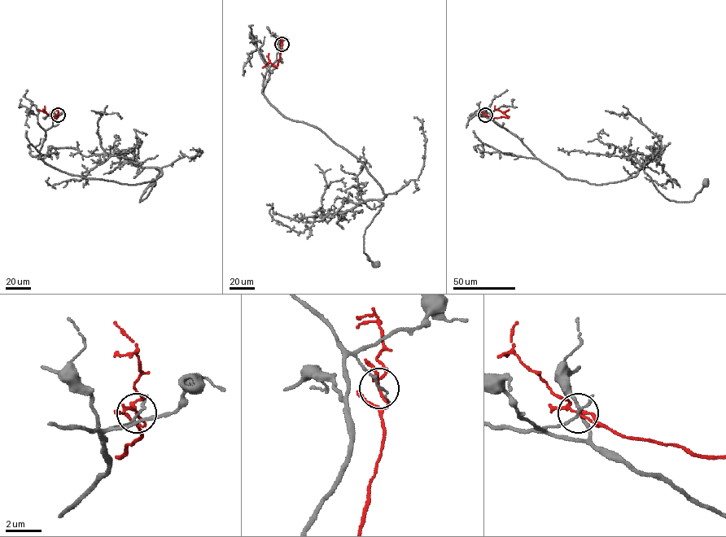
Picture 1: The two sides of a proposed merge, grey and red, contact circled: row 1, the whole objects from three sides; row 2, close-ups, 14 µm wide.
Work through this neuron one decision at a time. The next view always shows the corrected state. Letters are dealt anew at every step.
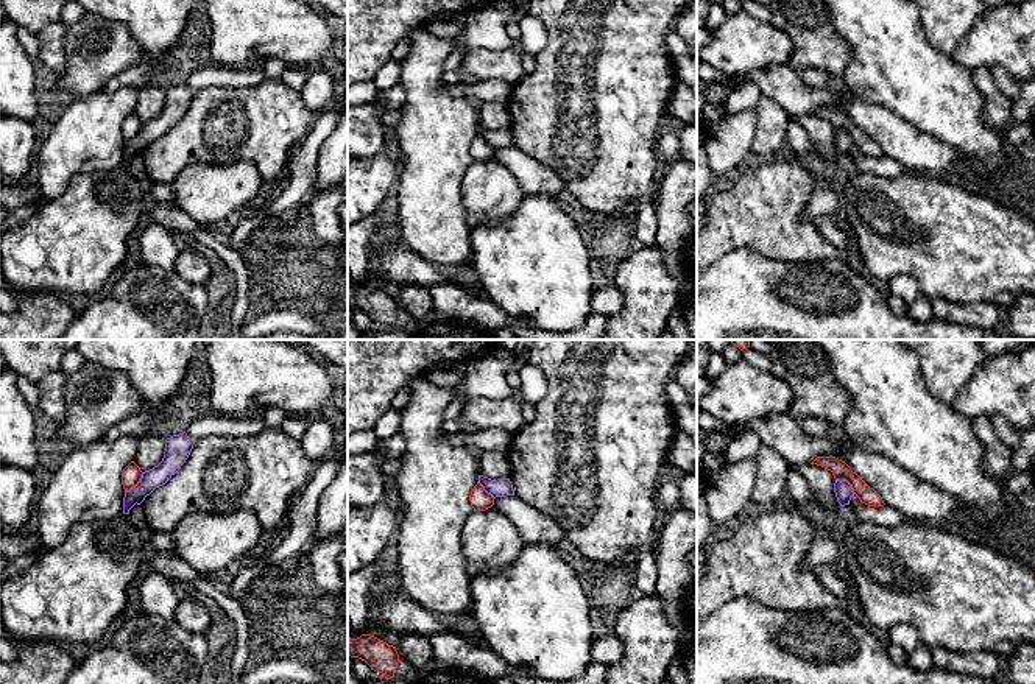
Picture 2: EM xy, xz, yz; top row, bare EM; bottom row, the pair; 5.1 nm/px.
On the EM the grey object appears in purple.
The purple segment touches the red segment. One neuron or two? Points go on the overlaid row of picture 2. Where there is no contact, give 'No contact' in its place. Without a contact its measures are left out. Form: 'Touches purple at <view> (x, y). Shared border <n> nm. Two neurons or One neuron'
Touches purple at xy (137, 483). Shared border 150 nm. Two neurons

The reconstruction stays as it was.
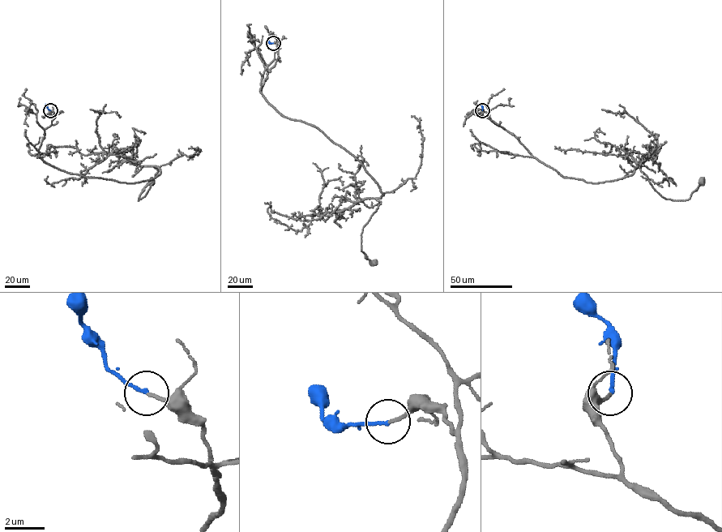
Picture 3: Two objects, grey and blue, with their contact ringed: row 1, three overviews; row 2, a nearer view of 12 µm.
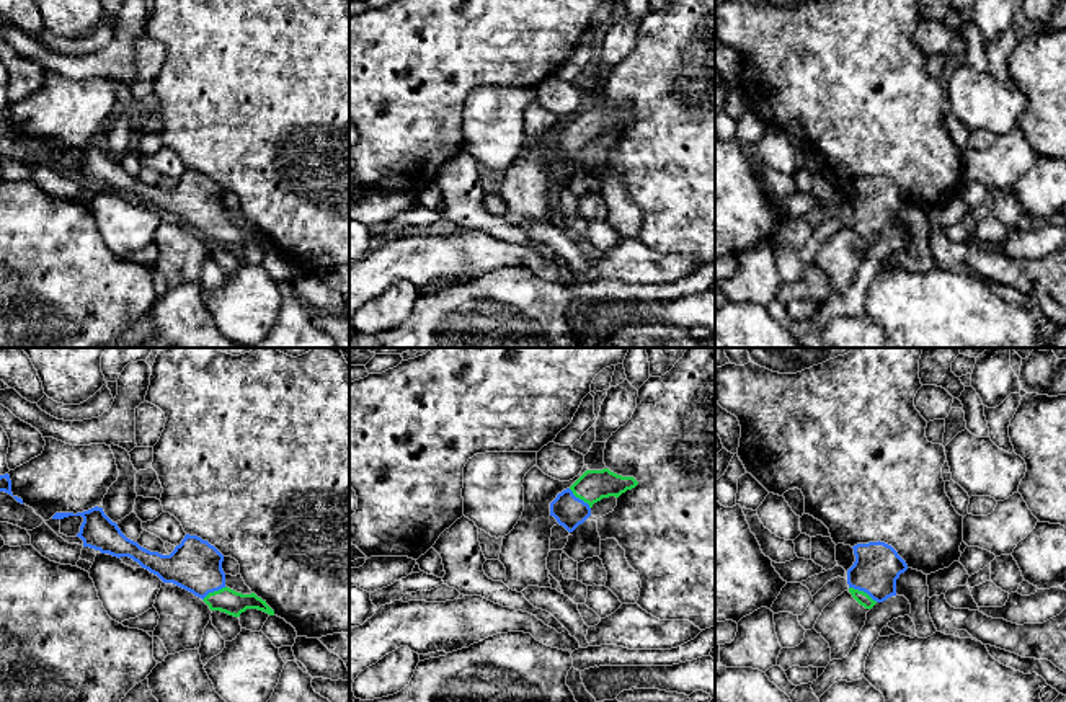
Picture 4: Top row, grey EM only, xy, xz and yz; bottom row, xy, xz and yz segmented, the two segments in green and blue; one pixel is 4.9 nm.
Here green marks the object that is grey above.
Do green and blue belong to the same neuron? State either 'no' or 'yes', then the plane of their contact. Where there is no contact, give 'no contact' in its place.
yes | yz

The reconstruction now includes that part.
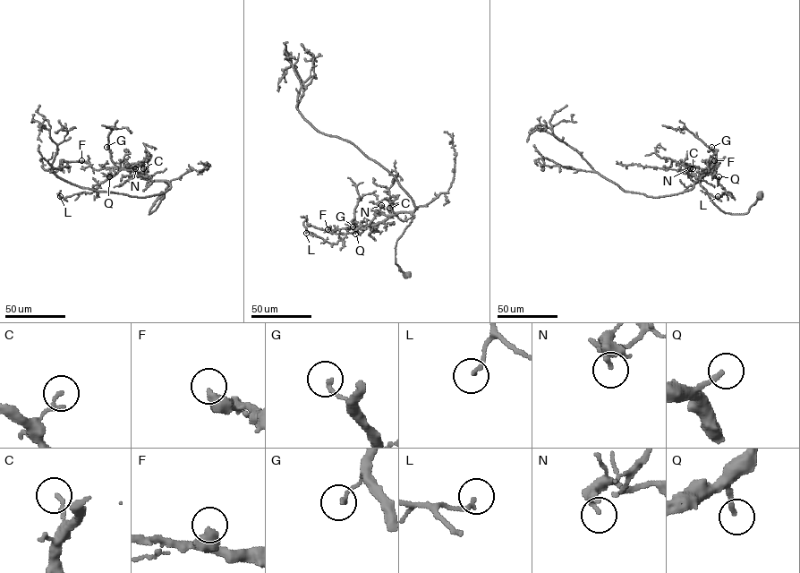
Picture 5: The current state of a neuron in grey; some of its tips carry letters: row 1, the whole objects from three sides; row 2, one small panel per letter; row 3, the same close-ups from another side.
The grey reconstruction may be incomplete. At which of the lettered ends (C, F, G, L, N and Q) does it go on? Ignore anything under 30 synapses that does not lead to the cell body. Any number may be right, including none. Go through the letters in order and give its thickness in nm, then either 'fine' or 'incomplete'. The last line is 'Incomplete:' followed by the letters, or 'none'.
C: 180 nm thick; fine
F: 480 nm thick; fine
G: 170 nm thick; fine
L: 180 nm thick; fine
N: 170 nm thick; fine
Q: 200 nm thick; incomplete
Incomplete: Q

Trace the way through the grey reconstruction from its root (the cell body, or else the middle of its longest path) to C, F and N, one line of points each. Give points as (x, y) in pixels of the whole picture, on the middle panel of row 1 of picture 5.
C: (408, 274), (404, 273), (395, 263), (395, 246), (414, 216), (407, 212), (391, 215), (389, 208)
F: (408, 274), (395, 263), (395, 246), (414, 217), (409, 212), (334, 233), (327, 229)
N: (408, 274), (404, 273), (395, 263), (395, 246), (414, 216), (407, 212), (384, 215), (379, 211), (381, 205)

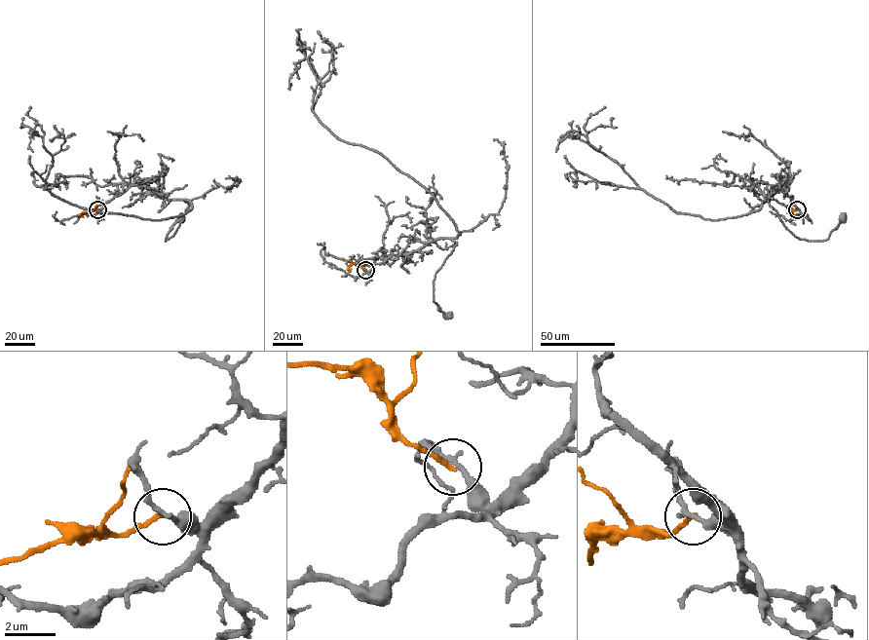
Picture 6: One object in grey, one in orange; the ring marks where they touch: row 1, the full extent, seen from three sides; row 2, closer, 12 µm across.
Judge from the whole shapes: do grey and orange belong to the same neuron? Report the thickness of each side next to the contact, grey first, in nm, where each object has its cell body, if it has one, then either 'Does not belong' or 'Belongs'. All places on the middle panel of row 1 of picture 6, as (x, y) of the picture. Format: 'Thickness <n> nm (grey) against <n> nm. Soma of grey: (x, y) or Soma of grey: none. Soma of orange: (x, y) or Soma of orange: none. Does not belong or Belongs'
Thickness 200 nm (grey) against 170 nm. Soma of grey: (449, 315). Soma of orange: none. Does not belong

